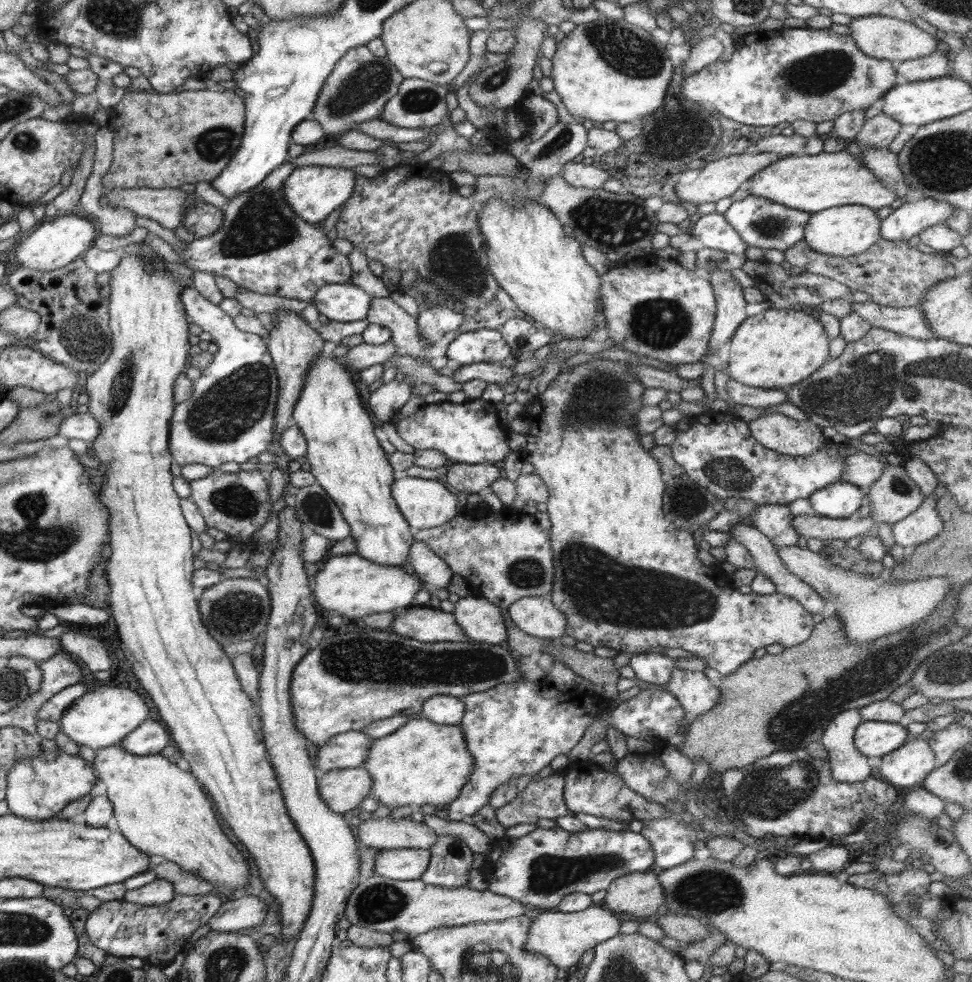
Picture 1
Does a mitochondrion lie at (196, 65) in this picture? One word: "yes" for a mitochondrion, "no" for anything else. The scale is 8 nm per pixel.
no

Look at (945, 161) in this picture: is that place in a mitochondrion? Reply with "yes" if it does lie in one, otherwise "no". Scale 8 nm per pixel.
yes

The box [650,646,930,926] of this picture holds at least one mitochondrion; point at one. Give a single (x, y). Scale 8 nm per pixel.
(770, 793)

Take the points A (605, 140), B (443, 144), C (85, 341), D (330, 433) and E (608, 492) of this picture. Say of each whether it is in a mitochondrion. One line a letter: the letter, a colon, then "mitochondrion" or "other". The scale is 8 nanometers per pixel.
A: other
B: other
C: mitochondrion
D: other
E: other

